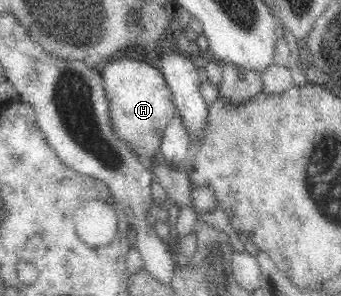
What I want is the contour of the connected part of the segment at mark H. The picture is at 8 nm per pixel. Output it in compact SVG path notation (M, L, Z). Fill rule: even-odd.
M112 59L99 69L106 97L110 104L110 120L120 136L146 167L148 158L158 155L165 129L178 114L174 96L160 68L138 59Z

